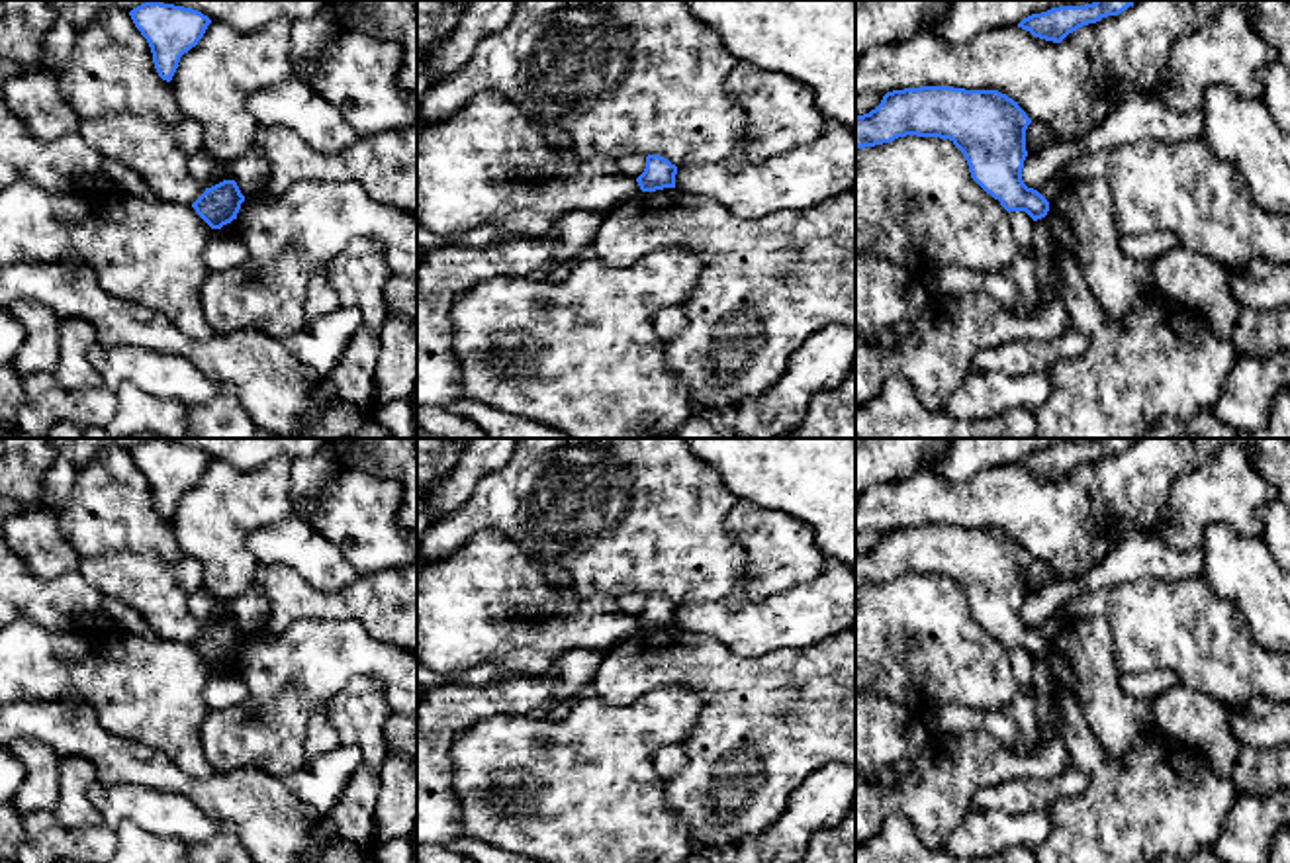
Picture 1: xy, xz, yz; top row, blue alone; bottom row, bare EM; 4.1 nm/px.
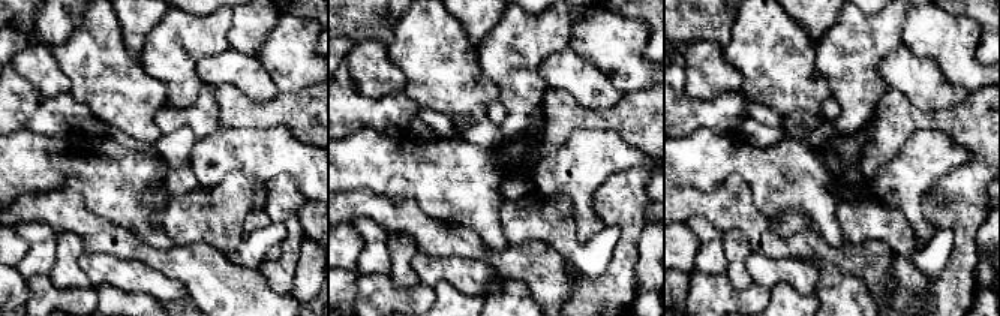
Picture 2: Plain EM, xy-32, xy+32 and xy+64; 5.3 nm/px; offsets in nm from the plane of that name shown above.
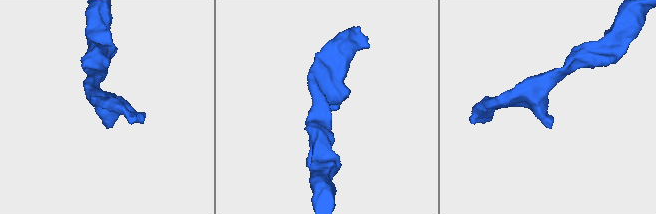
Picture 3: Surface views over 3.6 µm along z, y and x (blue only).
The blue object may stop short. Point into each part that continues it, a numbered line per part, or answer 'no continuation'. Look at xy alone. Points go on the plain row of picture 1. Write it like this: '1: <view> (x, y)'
no continuation

